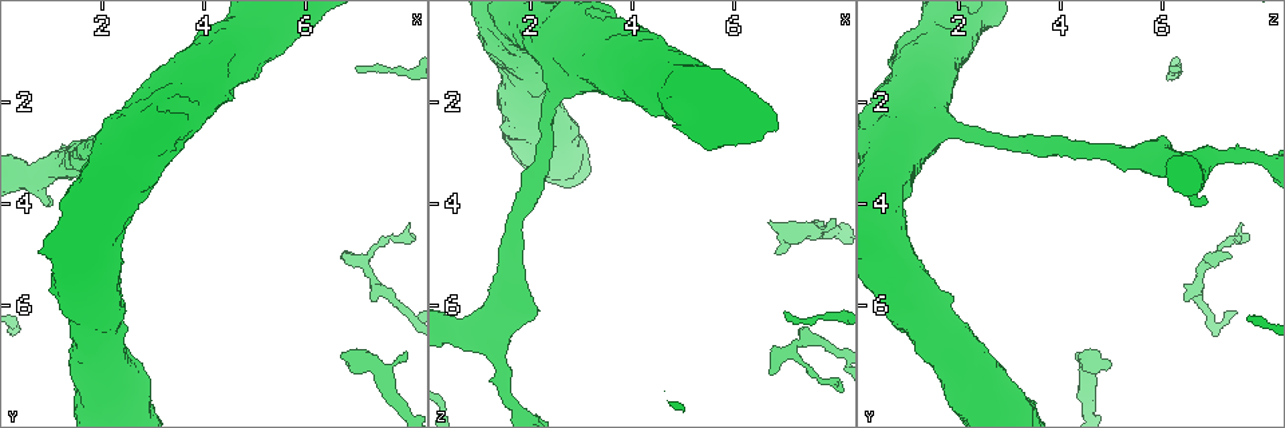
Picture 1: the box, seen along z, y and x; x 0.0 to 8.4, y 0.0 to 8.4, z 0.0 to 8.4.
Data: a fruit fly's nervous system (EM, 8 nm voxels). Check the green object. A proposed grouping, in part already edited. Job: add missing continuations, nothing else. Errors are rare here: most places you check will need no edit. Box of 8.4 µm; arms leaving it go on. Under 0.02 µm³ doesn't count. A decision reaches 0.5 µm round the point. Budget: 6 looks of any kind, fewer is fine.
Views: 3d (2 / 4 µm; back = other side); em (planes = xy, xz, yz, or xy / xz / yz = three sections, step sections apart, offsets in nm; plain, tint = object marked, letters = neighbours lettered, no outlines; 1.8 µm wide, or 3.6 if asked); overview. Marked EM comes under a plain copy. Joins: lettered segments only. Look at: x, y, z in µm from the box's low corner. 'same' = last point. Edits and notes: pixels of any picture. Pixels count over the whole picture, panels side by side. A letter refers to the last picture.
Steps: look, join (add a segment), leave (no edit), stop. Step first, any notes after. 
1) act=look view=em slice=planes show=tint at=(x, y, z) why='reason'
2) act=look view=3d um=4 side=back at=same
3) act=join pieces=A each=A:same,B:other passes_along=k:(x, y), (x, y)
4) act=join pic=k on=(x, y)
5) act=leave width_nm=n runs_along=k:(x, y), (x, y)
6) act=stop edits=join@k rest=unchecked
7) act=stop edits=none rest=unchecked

act=look view=3d um=4 at=(2.70, 2.30, 1.65) why='sudden change in width'

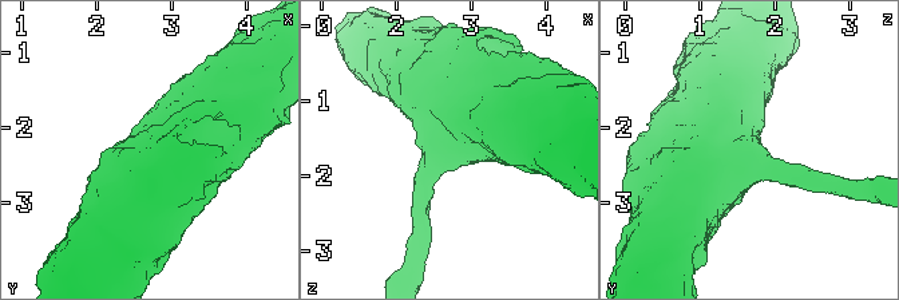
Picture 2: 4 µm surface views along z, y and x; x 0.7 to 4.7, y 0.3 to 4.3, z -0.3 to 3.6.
act=look view=em um=3.6 slice=xz step=8 show=tint at=(2.75, 2.30, 1.65) arm_widths_nm=280,850

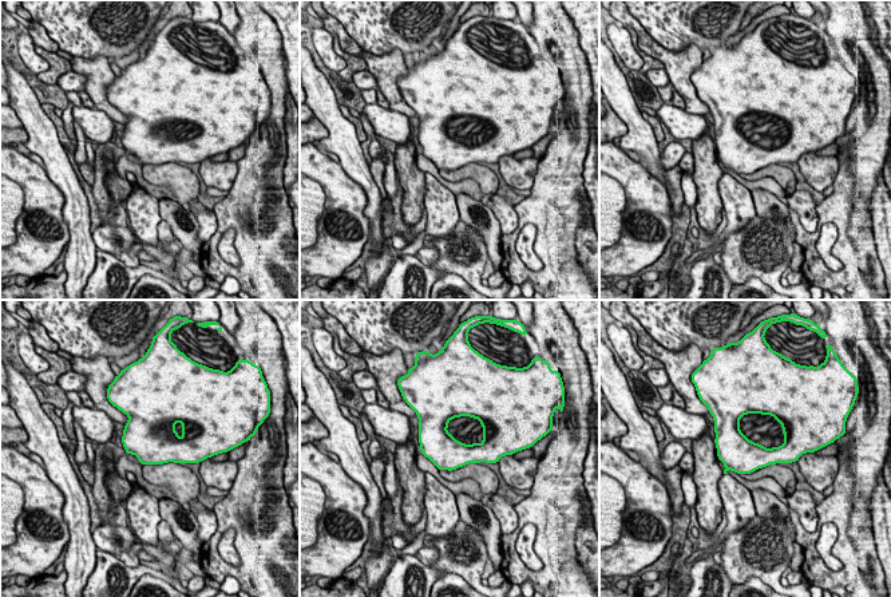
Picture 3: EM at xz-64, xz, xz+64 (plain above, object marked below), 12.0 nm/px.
act=look view=em um=3.6 slice=planes show=letters at=same

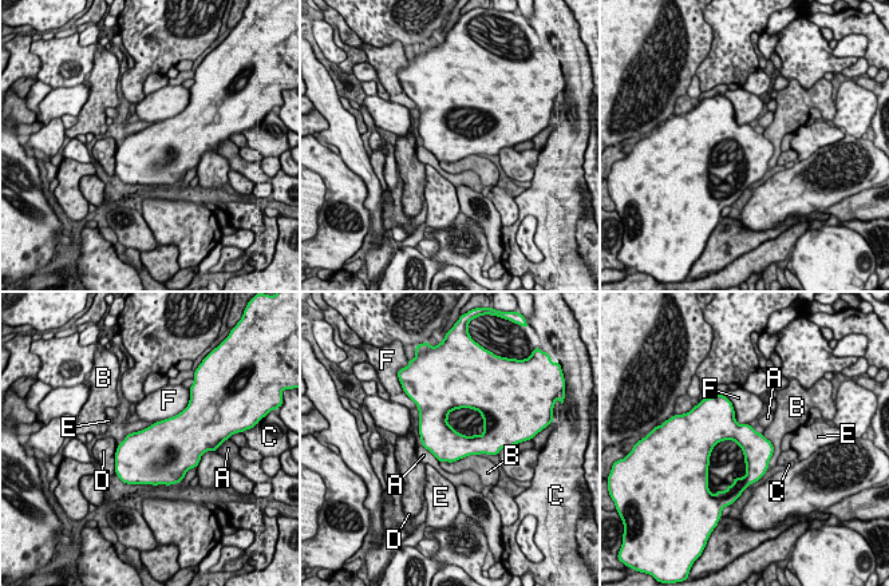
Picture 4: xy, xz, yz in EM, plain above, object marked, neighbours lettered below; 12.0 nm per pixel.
act=leave each=A:other,B:other,C:other,D:other,E:other,F:other border=4:(479, 454), (441, 463) found='no lettered segment goes on from it'

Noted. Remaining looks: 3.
act=look view=em slice=planes show=letters at=(6.80, 5.05, 7.35) why='branch stops here'

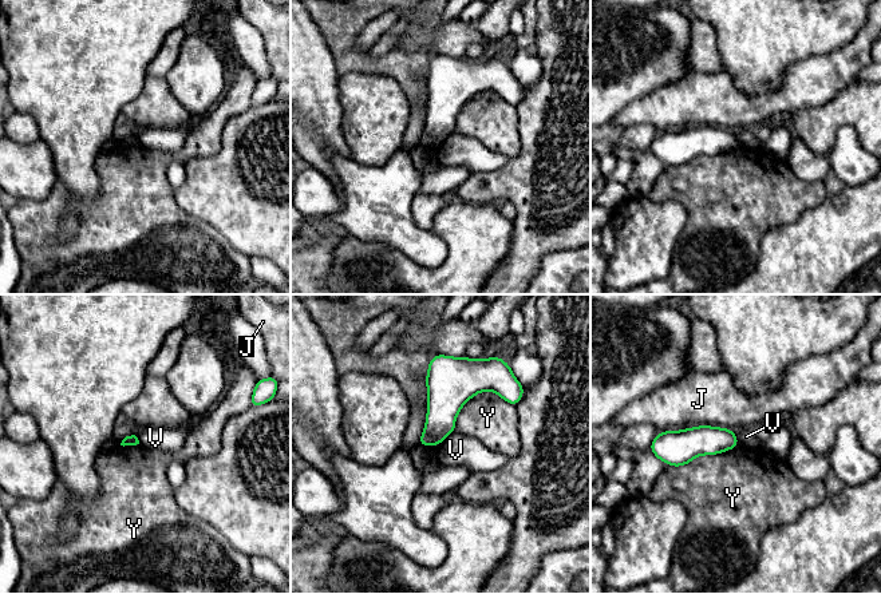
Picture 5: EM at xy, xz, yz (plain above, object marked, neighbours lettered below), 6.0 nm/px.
act=leave each=J:other,V:other,Y:other border=5:(454, 430), (441, 442) found='no lettered segment goes on from it'

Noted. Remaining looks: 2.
act=look view=em slice=planes show=letters at=(7.95, 6.95, 4.35) why='branch stops here'

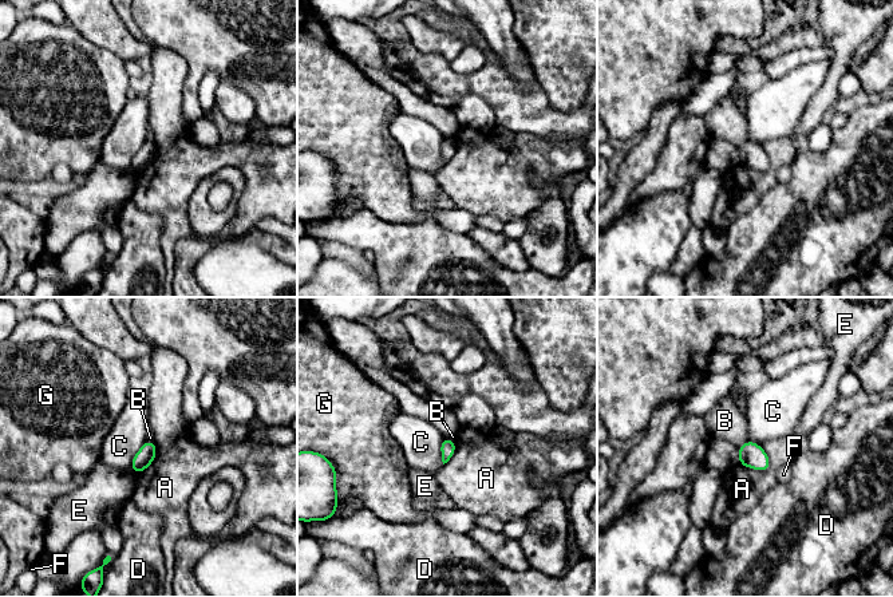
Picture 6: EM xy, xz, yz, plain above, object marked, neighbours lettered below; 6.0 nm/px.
act=leave each=A:other,B:other,C:other,D:other,E:other,F:other,G:other border=6:(747, 439), (738, 447) found='none of them fits'

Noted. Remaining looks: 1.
act=stop edits=none rest=unchecked

